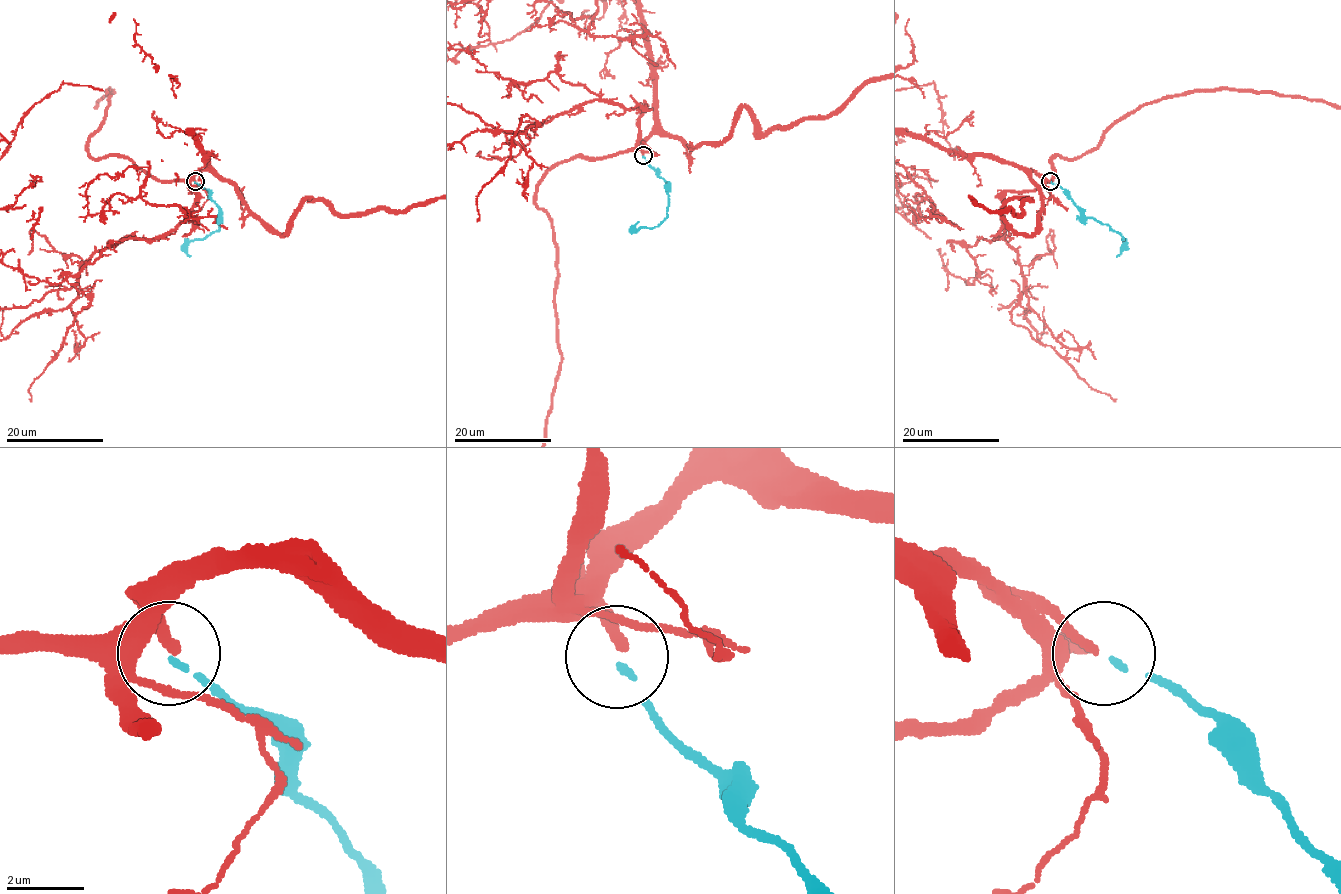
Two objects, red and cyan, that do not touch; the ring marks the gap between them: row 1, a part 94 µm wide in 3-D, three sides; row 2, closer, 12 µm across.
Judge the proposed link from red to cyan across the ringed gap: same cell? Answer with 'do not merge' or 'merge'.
do not merge

